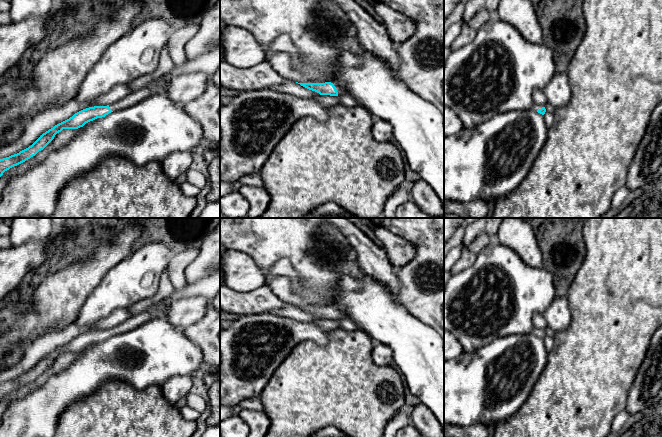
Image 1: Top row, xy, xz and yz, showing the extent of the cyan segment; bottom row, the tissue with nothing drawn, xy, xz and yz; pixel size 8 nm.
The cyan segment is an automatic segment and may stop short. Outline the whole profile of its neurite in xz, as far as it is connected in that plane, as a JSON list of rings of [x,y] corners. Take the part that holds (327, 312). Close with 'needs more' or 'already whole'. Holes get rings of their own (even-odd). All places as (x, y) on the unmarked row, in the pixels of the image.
[[[331,306],[325,307],[298,307],[301,310],[315,315],[320,319],[330,319],[330,320],[338,320],[344,318],[344,315],[337,309],[334,309]]]; needs more

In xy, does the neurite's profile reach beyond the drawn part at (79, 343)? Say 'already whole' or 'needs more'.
needs more

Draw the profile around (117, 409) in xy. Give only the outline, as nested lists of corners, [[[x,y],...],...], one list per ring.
[[[110,380],[94,394],[67,407],[59,417],[53,437],[192,437],[196,428],[196,421],[183,418],[179,408],[166,401],[161,387],[138,390],[129,383]]]

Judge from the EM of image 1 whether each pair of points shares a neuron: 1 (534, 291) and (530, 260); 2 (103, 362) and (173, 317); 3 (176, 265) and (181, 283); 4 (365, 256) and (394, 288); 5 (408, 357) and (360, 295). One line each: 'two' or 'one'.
1: two
2: two
3: one
4: one
5: one

